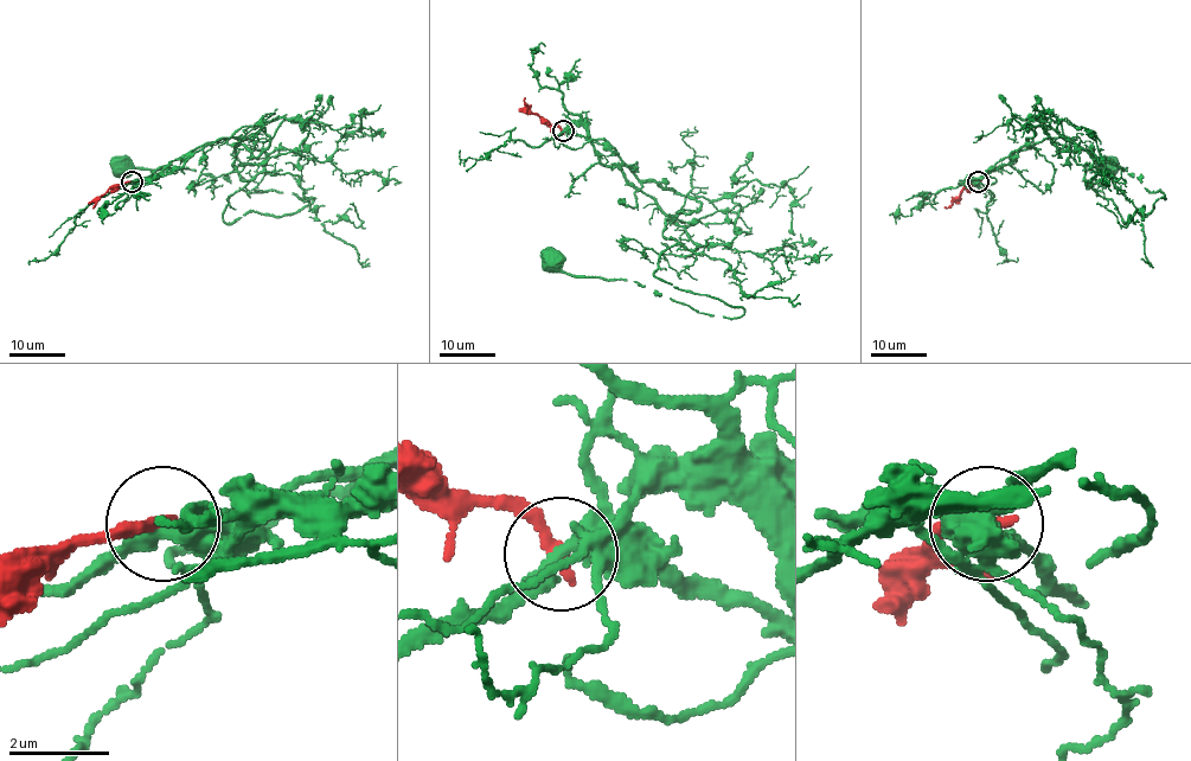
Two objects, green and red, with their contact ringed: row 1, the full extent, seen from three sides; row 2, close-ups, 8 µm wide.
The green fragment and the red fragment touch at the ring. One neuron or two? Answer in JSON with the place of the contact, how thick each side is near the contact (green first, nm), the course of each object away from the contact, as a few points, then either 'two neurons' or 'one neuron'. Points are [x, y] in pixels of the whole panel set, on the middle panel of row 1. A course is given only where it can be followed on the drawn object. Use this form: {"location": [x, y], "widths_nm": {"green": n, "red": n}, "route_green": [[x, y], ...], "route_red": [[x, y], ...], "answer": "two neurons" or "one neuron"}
{"location": [563, 130], "widths_nm": {"green": 360, "red": 280}, "route_green": [[563, 130], [667, 216], [677, 243], [653, 274], [744, 312], [709, 317], [550, 259]], "route_red": [[563, 130], [531, 112], [525, 97]], "answer": "two neurons"}

